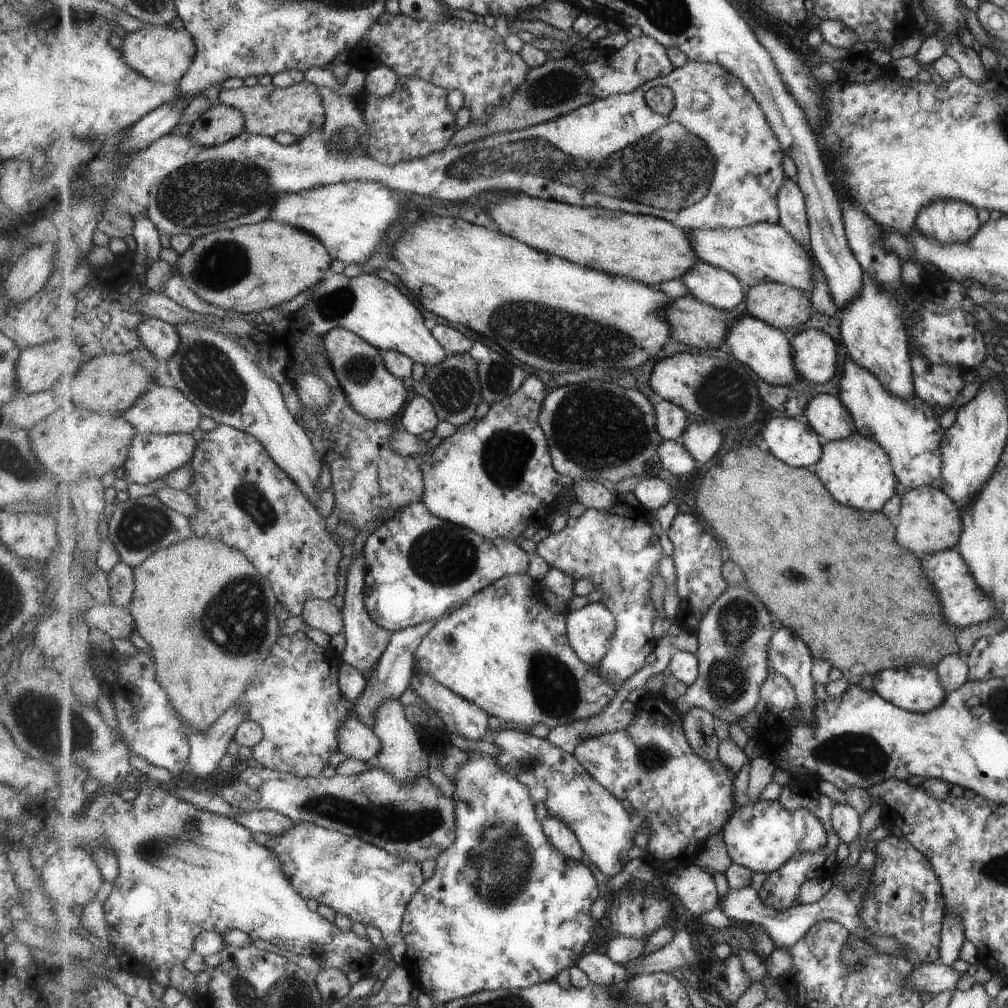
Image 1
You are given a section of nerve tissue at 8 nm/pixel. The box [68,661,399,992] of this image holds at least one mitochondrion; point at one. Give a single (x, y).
(155, 849)

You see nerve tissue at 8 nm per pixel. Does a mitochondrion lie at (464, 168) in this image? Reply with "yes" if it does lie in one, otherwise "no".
yes

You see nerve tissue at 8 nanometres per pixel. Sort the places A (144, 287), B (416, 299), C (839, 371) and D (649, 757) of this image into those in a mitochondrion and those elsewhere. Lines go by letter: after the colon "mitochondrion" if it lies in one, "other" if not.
A: other
B: other
C: other
D: mitochondrion

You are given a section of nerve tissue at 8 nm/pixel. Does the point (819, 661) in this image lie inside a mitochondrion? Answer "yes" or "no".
no

